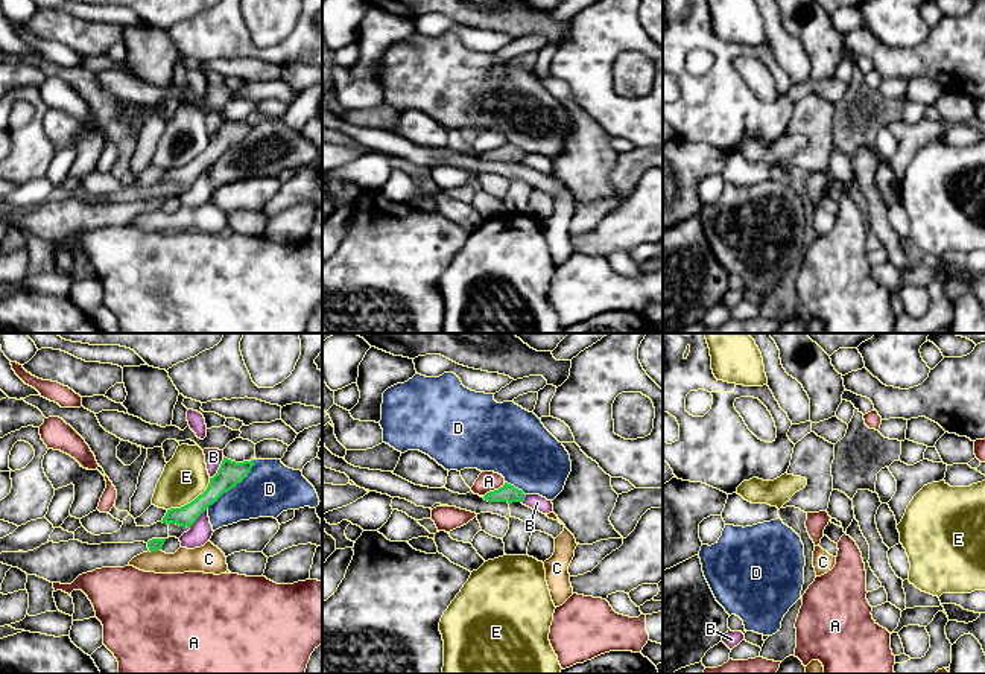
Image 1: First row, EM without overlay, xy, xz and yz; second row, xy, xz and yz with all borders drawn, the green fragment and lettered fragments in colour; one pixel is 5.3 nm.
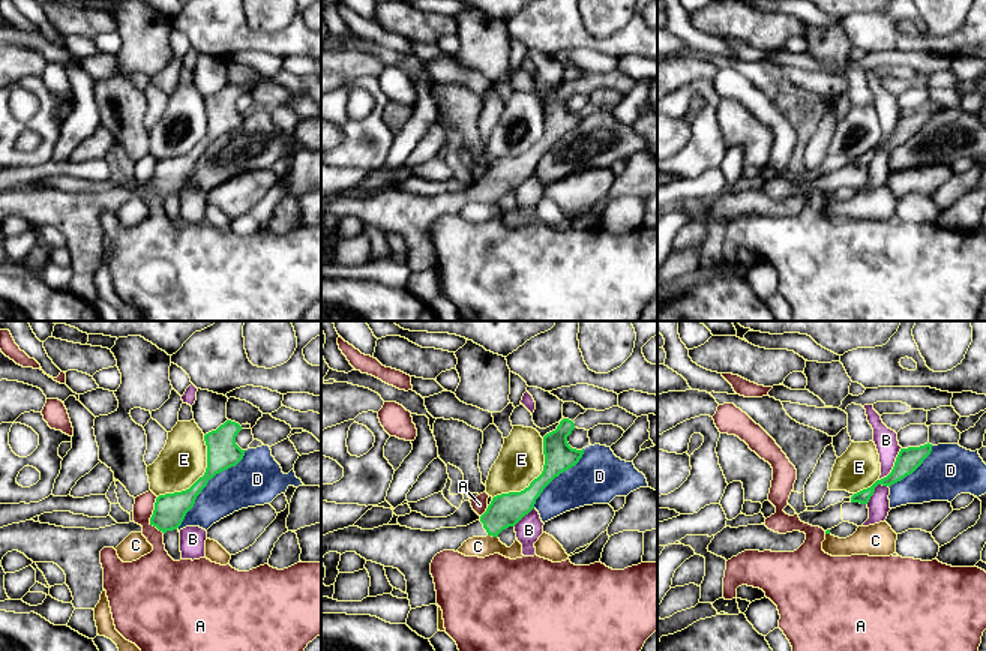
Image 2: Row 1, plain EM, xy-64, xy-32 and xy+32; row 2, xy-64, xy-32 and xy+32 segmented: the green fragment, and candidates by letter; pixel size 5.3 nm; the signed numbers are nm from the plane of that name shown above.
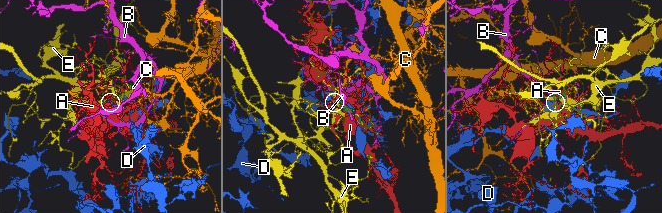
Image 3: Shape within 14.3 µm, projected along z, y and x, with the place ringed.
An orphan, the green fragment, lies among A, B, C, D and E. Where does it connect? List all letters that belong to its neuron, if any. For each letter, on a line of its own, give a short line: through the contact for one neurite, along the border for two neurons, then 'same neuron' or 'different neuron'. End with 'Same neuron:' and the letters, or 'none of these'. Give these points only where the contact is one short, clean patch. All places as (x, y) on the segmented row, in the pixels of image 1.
A: different neuron
B: line xy (224, 457), (219, 469), (210, 478); different neuron
C: line xy (160, 548), (149, 551); different neuron
D: different neuron
E: line xy (210, 478), (205, 489), (193, 499), (167, 510); different neuron
Same neuron: none of these

